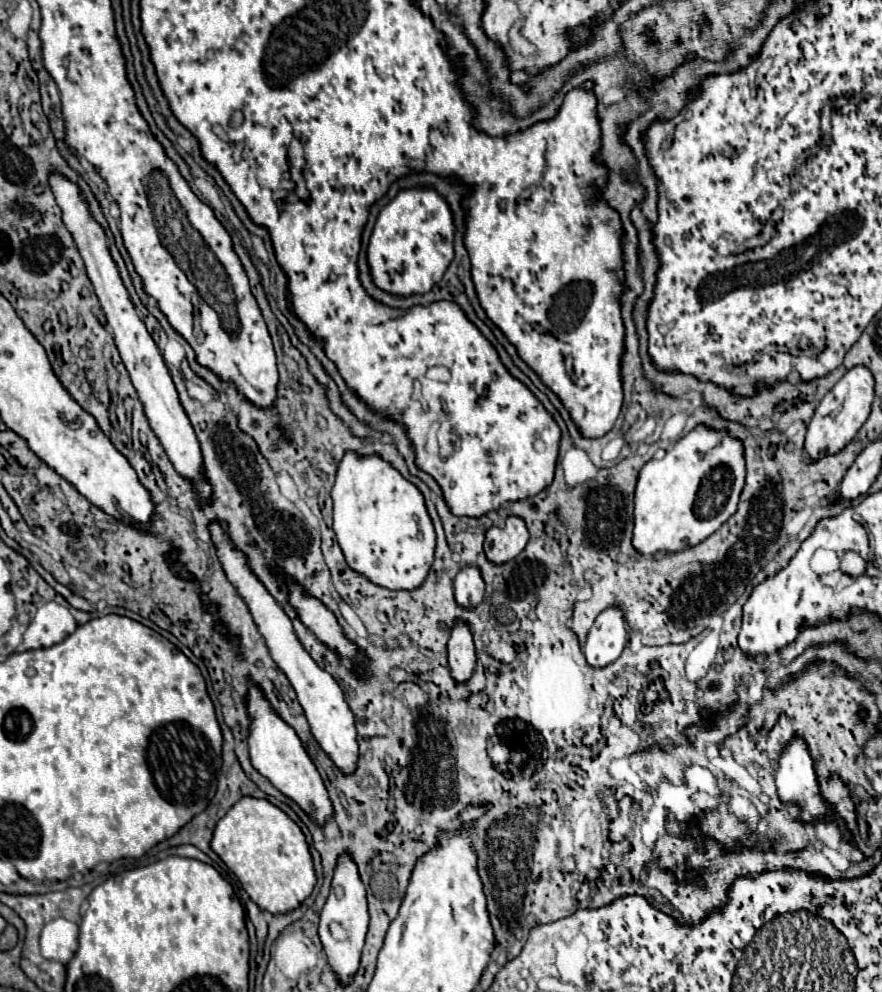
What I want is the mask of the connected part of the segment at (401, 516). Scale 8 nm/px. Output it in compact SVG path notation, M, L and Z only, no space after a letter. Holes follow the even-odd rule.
M349 452L343 456L339 464L331 498L333 498L333 530L337 534L337 542L345 554L345 560L353 572L365 576L375 586L387 590L415 590L425 582L433 564L435 530L427 514L423 496L411 482L401 478L401 474L393 470L387 462L383 462L379 456L359 458L353 452ZM419 530L423 530L421 540L417 538Z

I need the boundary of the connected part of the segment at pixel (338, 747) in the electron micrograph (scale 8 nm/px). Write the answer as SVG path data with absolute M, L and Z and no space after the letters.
M211 524L209 526L211 534L213 534L213 542L217 546L217 554L221 558L221 564L225 568L227 578L233 582L233 586L237 588L237 592L243 596L243 600L247 602L259 632L265 638L265 644L275 660L275 664L285 672L285 676L289 678L291 686L297 692L299 704L303 706L305 718L309 720L311 726L311 734L317 740L319 748L329 756L329 760L339 768L341 774L351 776L357 772L357 760L359 760L359 748L357 748L357 730L355 730L355 720L353 720L353 712L349 710L345 698L343 698L343 690L341 686L335 682L335 678L331 674L327 674L323 668L319 668L315 664L315 660L303 650L303 646L299 644L295 632L293 632L293 624L289 620L289 616L281 610L281 606L269 596L269 592L261 586L261 582L257 582L257 578L253 576L253 572L249 570L245 558L241 556L241 552L237 552L231 542L225 538L225 530L221 524Z

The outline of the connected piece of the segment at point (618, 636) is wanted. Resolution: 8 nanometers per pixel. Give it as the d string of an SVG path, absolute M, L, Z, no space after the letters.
M607 608L601 612L589 630L587 642L583 646L585 660L591 668L605 668L621 656L627 644L627 630L623 614L617 608Z

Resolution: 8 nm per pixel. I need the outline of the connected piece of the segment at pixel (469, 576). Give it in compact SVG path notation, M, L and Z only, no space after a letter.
M465 566L457 574L457 578L455 578L455 602L461 608L467 608L467 610L477 608L479 602L483 600L483 590L485 590L485 584L483 584L481 572L477 568Z

